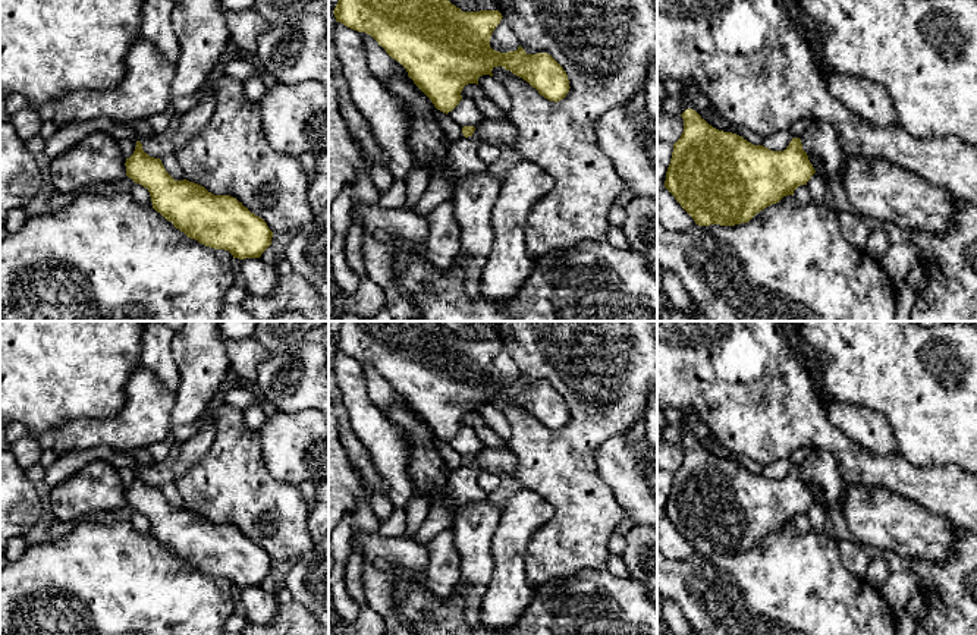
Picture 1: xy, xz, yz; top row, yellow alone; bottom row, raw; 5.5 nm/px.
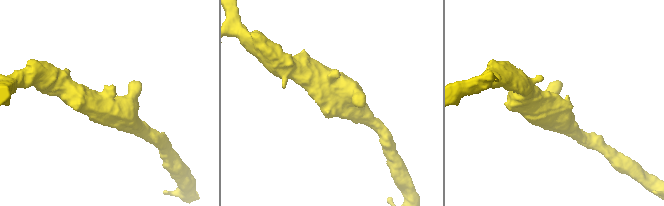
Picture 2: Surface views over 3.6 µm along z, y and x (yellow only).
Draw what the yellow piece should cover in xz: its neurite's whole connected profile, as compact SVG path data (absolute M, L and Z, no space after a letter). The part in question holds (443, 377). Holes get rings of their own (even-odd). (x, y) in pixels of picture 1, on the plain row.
M342 321L333 342L336 350L371 364L446 443L462 428L465 414L478 414L478 406L493 405L491 399L497 394L522 406L555 431L563 428L571 416L566 400L550 383L527 383L521 374L508 381L490 375L491 362L503 346L499 339L462 340L439 321Z

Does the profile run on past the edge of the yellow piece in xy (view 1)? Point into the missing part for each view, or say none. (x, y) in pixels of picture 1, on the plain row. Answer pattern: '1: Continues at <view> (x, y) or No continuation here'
1: No continuation here

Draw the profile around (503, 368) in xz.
M502 346L500 352L493 359L490 367L490 375L500 381L518 378L519 370L505 346Z

